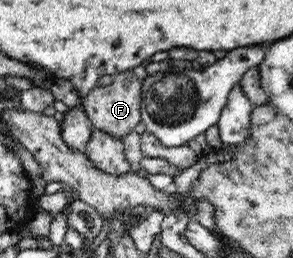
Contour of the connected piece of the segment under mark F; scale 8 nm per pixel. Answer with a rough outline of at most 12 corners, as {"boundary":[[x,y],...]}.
{"boundary":[[131,70],[81,103],[94,129],[121,140],[142,122]]}

